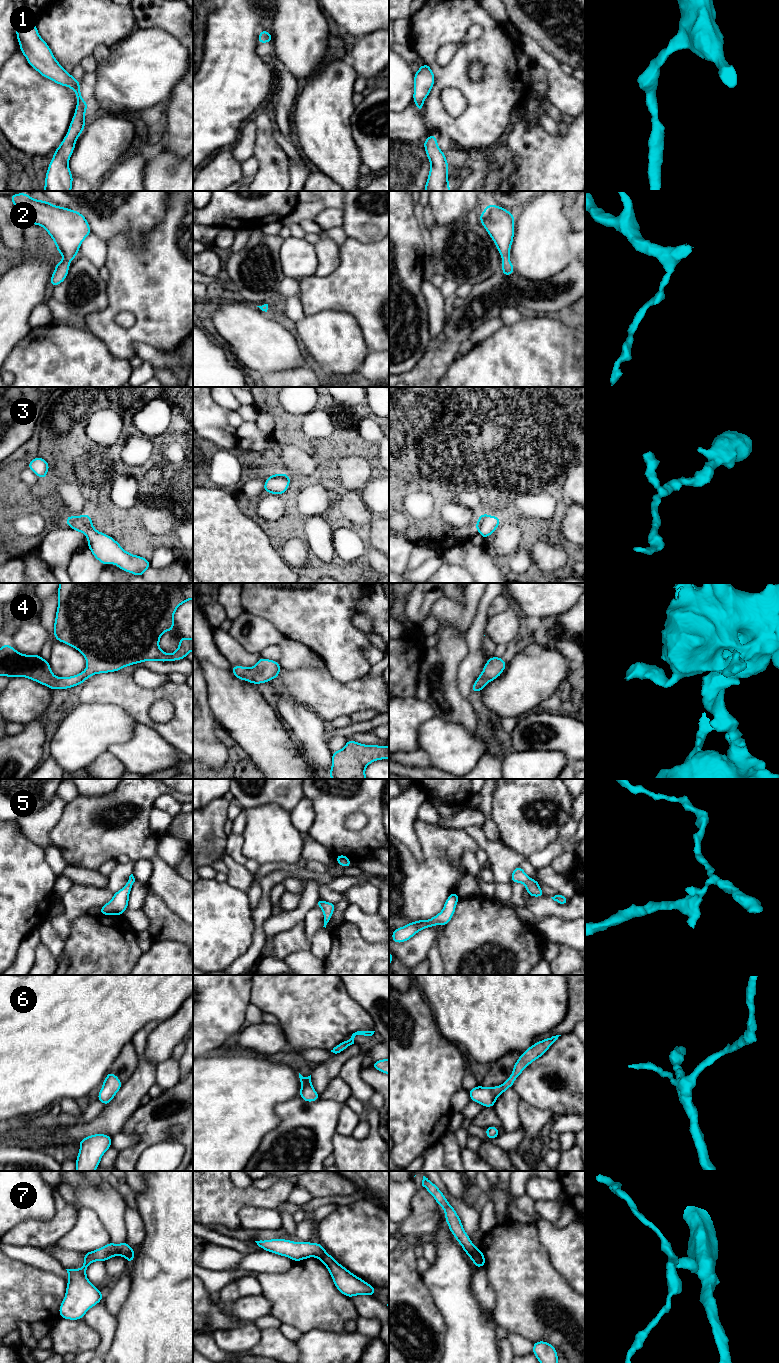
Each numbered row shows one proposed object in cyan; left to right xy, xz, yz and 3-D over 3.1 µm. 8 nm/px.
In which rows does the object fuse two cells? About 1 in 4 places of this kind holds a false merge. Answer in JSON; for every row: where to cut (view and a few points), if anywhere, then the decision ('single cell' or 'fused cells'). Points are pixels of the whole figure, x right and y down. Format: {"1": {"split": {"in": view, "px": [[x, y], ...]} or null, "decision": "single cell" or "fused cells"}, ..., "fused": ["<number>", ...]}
{"1": {"split": null, "decision": "single cell"}, "2": {"split": null, "decision": "single cell"}, "3": {"split": null, "decision": "single cell"}, "4": {"split": null, "decision": "single cell"}, "5": {"split": null, "decision": "single cell"}, "6": {"split": null, "decision": "single cell"}, "7": {"split": {"in": "yz", "px": [[477, 1248], [470, 1257]]}, "decision": "fused cells"}, "fused": ["7"]}

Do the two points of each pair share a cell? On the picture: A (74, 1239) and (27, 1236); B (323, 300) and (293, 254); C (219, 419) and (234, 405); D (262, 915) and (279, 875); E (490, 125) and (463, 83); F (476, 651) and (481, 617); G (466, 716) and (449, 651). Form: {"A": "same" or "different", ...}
{"A": "different", "B": "different", "C": "different", "D": "same", "E": "same", "F": "same", "G": "same"}

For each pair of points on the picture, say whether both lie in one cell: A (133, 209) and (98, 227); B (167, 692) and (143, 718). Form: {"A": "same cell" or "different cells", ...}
{"A": "same cell", "B": "same cell"}

